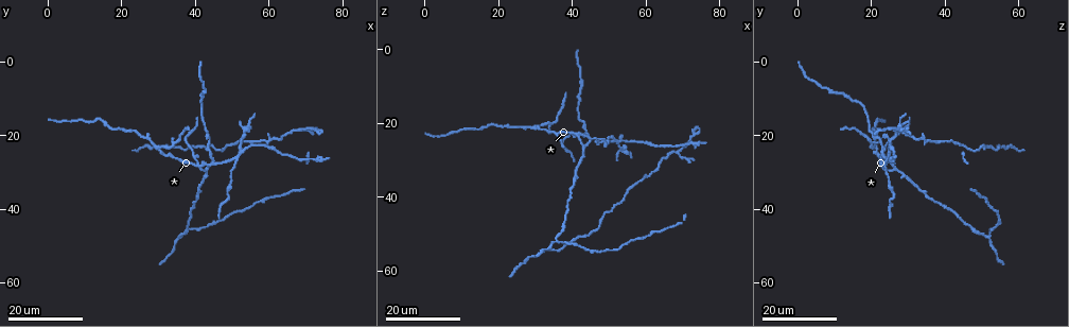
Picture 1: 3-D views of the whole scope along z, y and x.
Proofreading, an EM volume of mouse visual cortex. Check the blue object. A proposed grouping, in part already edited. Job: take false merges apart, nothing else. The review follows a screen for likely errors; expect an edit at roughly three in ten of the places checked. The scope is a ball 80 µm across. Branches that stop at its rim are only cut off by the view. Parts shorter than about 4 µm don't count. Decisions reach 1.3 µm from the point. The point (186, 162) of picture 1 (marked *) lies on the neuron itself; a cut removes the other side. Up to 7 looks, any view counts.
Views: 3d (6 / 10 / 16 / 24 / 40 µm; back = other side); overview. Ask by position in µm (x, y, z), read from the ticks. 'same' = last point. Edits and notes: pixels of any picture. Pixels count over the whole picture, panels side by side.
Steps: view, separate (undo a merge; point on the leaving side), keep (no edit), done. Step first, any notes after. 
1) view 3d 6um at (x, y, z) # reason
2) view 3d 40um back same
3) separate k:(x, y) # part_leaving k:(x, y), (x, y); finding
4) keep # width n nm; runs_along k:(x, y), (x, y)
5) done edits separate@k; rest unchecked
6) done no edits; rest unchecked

view 3d 24um at (29.5, 22.5, 20.5) # three arms meet

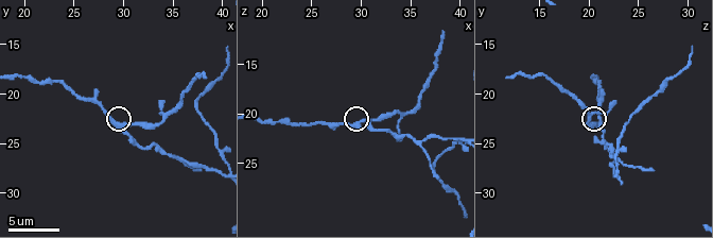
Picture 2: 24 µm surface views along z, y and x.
view 3d 6um at (29.6, 23.0, 20.8)

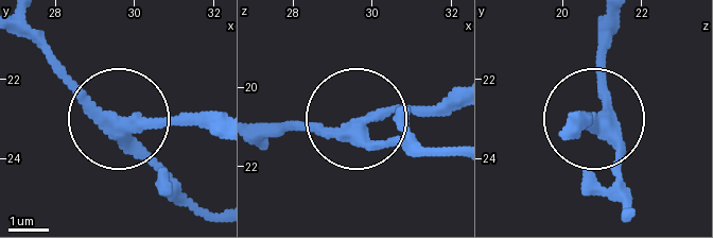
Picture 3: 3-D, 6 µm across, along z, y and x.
keep # runs_along 3:(456, 152), (385, 141), (362, 124), (453, 111); one neuron here

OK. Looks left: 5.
view 3d 16um at (41.0, 29.0, 23.0) # looks like a crossing

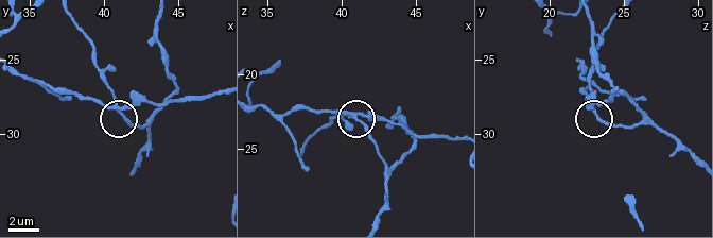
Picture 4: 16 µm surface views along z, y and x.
view 3d 6um at (41.2, 28.8, 23.2)

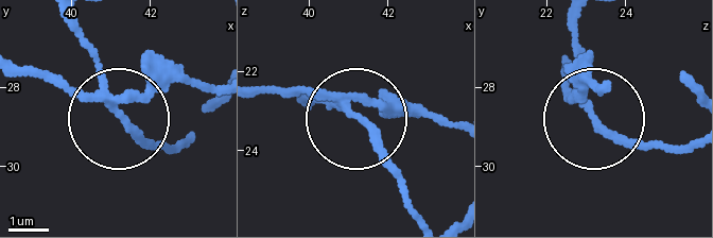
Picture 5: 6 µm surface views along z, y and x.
separate 5:(137, 136) # side_arm 92 um; part_leaving 5:(104, 97), (141, 140), (178, 143); two neurons meet here

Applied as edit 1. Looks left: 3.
view 3d 16um at (62.0, 24.5, 25.5) # sudden change in width

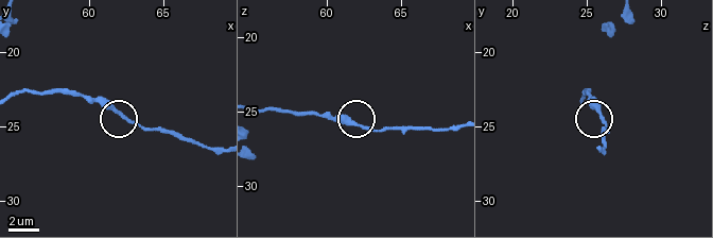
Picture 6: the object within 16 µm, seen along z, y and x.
view 3d 10um at (62.0, 24.0, 26.0) # zoom in

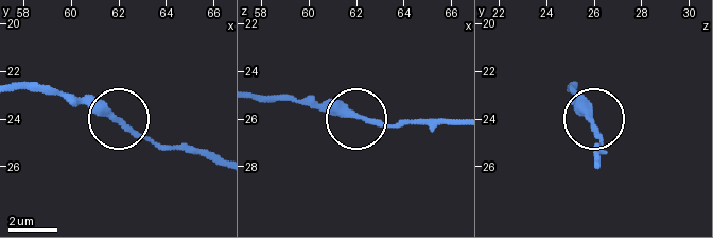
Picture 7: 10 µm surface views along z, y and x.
keep # runs_along 7:(17, 89), (47, 89), (102, 104), (167, 149); continuous, no second neuron

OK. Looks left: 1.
done edits separate@5; rest unchecked

